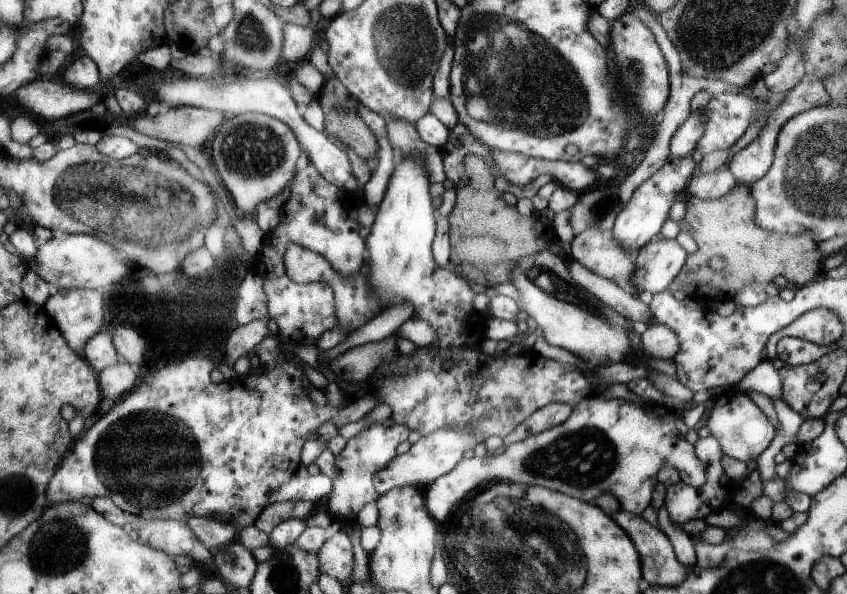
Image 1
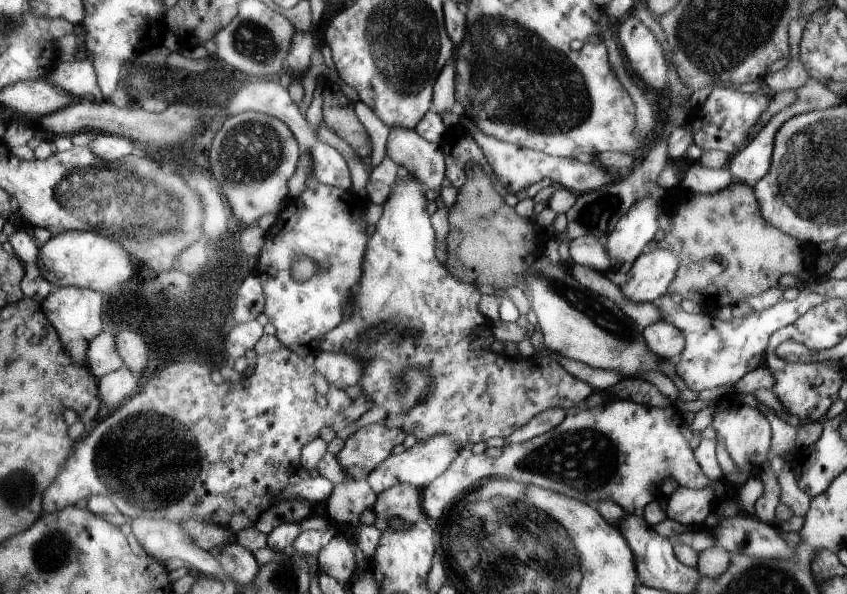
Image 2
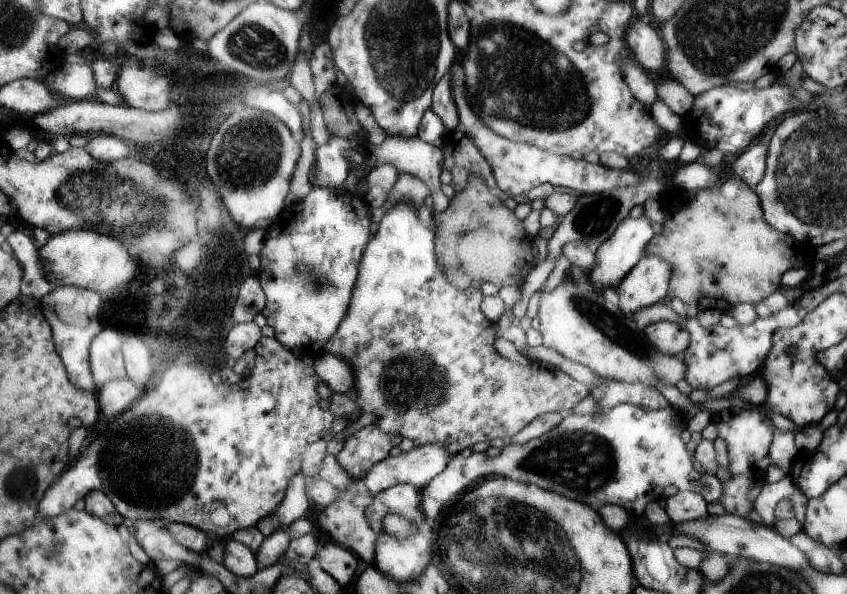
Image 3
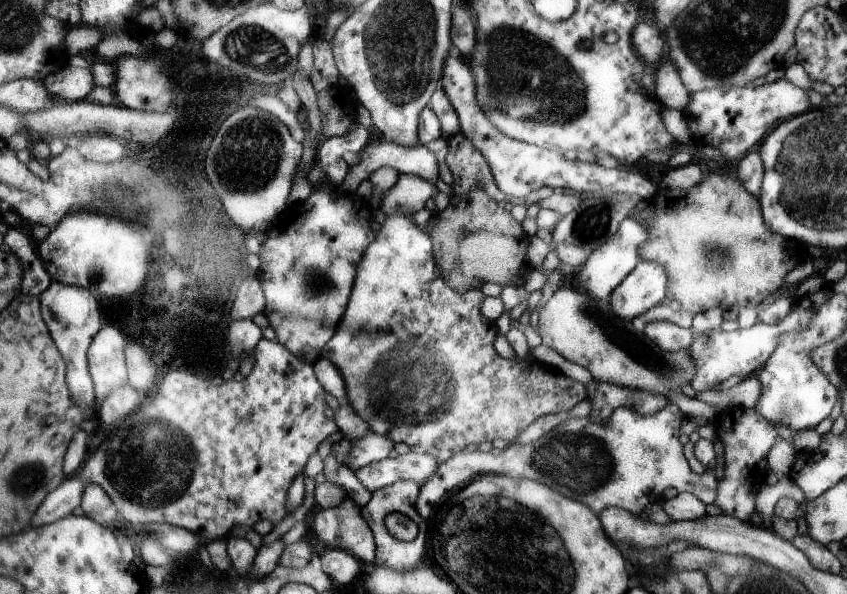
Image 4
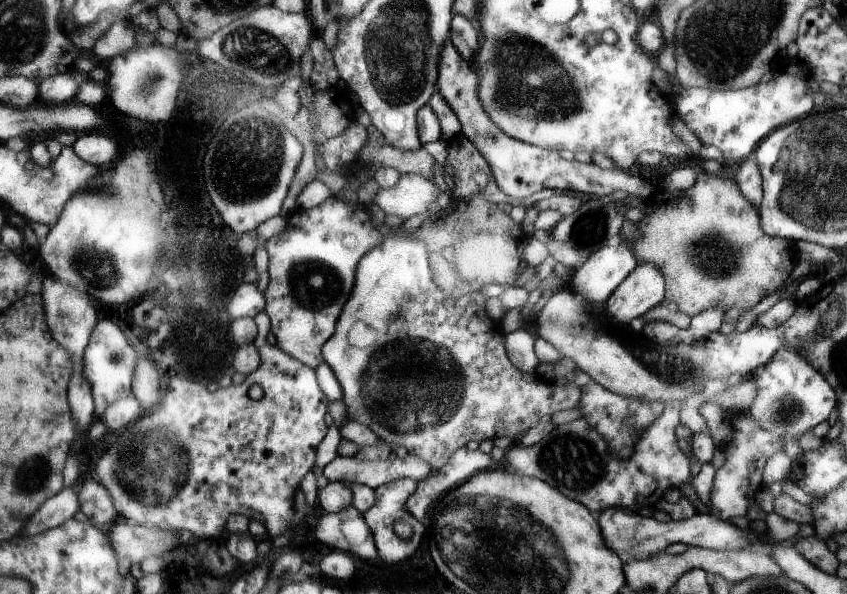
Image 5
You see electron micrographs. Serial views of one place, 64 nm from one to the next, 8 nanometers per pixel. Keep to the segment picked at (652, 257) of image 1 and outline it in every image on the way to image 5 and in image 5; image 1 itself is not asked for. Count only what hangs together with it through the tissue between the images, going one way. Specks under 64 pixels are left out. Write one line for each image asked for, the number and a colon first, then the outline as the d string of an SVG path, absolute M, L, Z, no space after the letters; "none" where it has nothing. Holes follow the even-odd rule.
2: M647 248L643 254L625 268L623 296L635 304L647 304L663 296L675 280L681 266L681 256L667 248Z
3: M645 254L633 270L617 286L617 304L627 316L635 314L639 308L667 302L667 290L671 280L673 264L661 256Z
4: M641 260L637 268L609 294L613 312L629 322L639 314L665 302L667 272L661 264Z
5: M637 264L637 268L617 286L605 302L613 320L629 324L657 304L665 302L665 276L655 264Z

